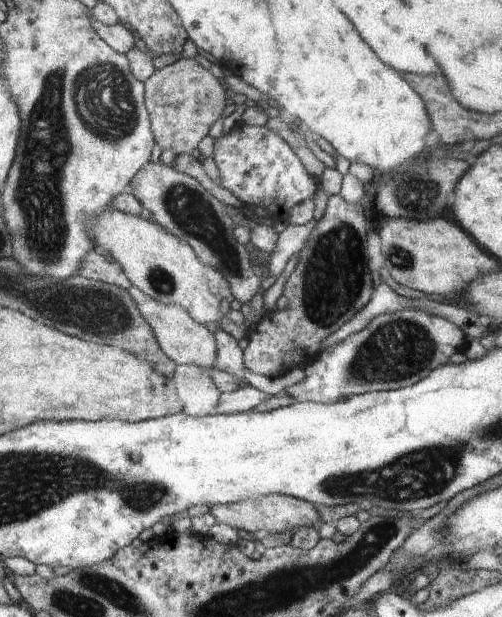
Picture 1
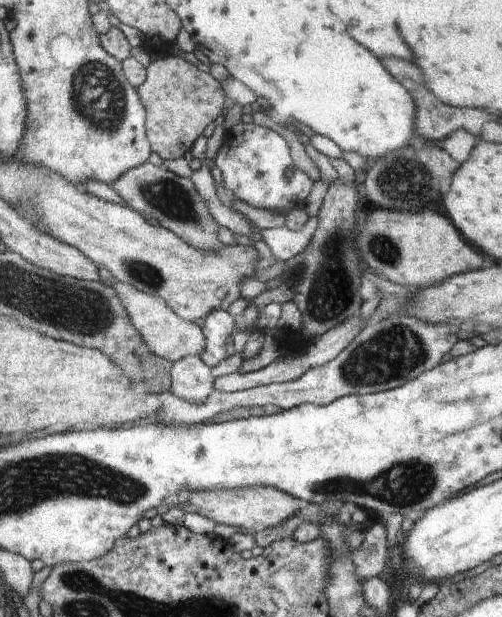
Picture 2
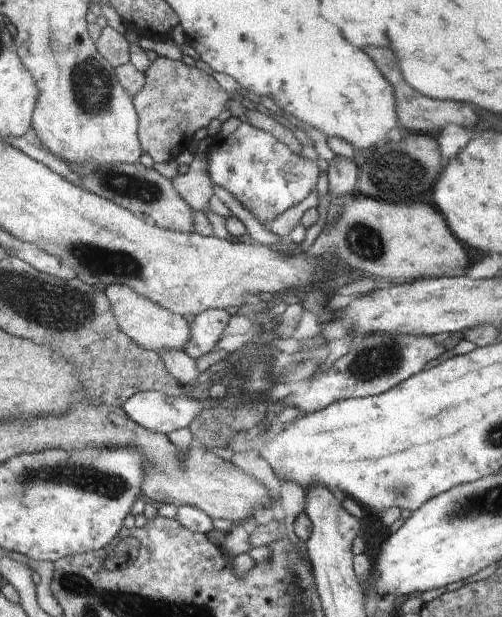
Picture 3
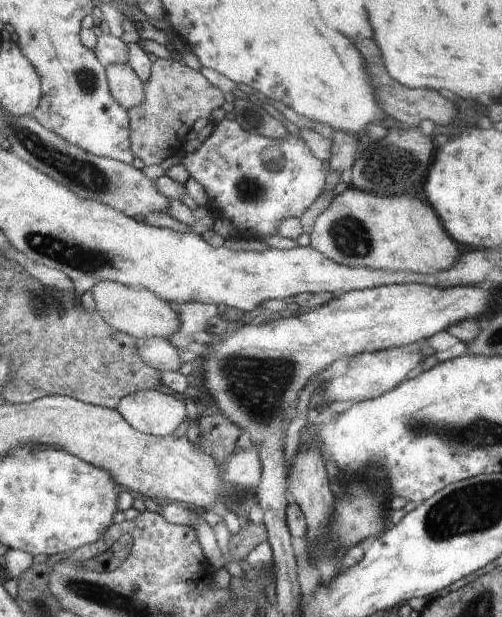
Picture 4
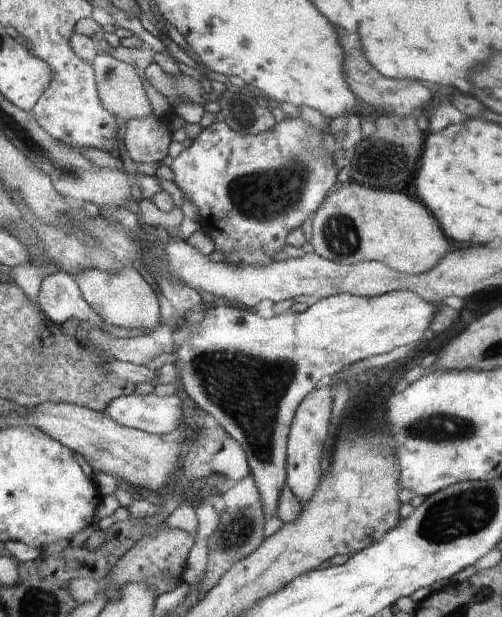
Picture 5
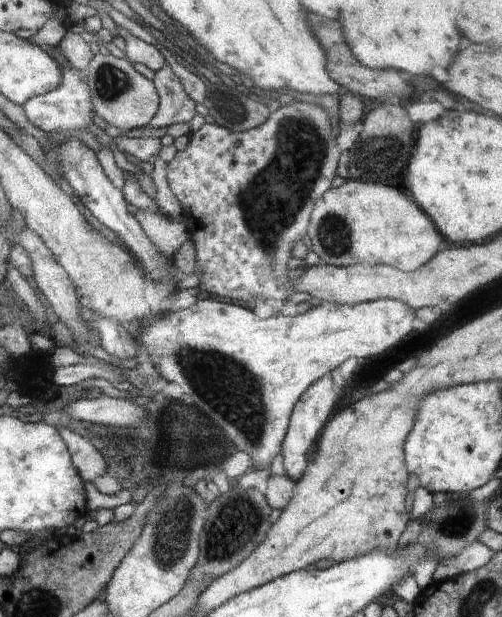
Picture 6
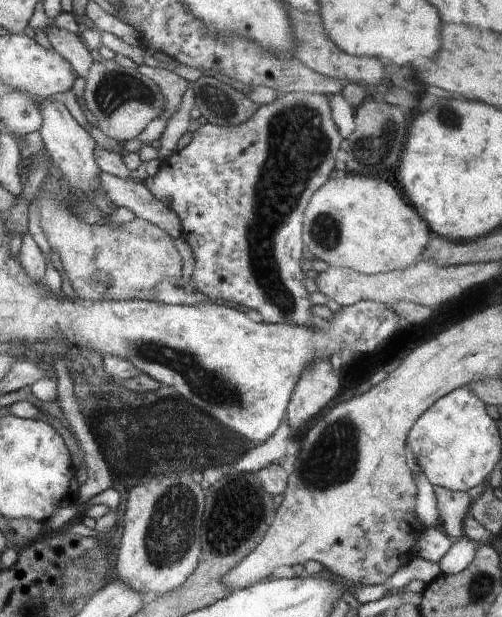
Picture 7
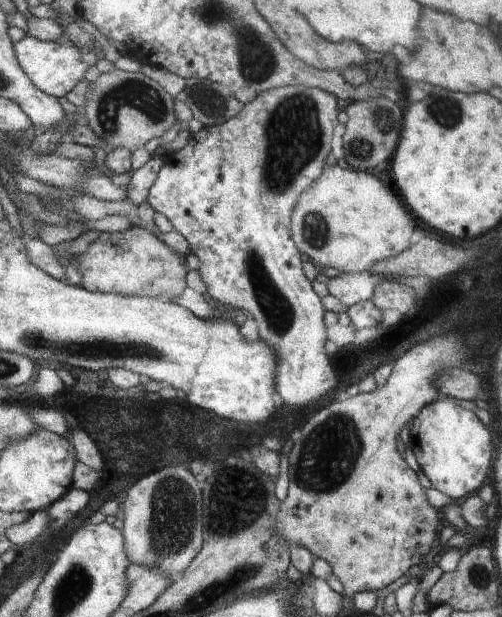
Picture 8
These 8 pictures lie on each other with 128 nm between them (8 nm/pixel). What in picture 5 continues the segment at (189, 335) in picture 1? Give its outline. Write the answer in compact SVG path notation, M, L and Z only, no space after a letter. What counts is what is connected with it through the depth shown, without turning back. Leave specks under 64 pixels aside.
M122 266L116 272L104 272L98 268L82 270L80 274L72 276L80 287L80 292L90 308L102 318L103 323L115 327L133 329L143 333L152 330L161 323L160 309L156 290L146 282L134 267Z

